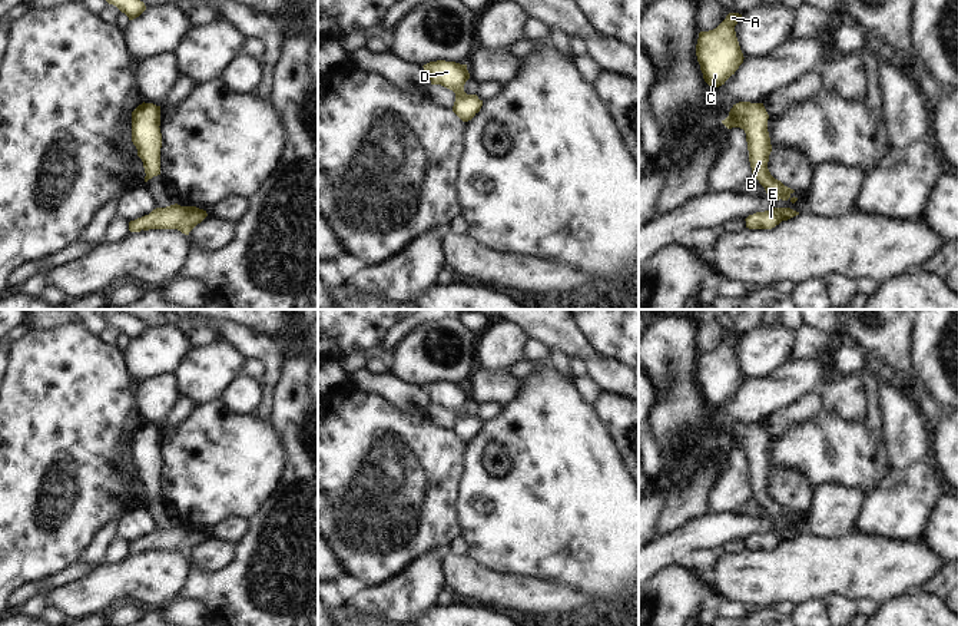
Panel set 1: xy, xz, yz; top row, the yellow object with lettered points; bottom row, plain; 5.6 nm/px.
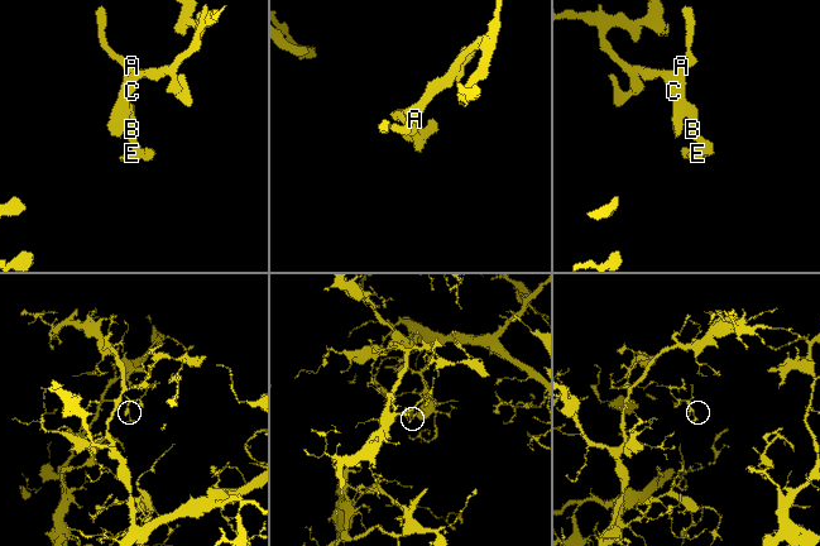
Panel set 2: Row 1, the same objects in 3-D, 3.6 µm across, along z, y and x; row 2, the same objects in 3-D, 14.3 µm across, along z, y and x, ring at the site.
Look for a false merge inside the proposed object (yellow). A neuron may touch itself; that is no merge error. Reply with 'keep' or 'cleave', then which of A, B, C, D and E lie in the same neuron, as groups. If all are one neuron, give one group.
keep; A B C D E

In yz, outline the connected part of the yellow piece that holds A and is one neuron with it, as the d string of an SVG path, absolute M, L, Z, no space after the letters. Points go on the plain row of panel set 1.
M729 334L716 350L699 354L696 377L709 407L725 405L743 384L745 378L735 352L740 338L739 334Z

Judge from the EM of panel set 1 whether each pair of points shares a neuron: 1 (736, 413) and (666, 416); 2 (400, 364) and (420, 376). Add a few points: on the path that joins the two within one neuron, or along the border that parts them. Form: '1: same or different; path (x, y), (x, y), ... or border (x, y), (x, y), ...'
1: different; border (708, 407), (706, 437), (710, 441)
2: same; path (404, 364), (408, 364), (415, 371)

